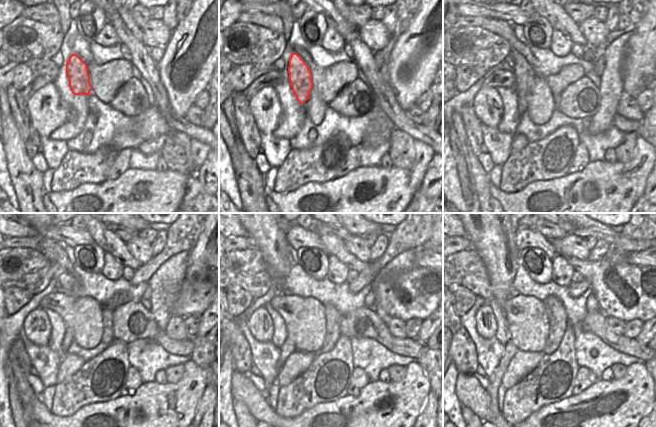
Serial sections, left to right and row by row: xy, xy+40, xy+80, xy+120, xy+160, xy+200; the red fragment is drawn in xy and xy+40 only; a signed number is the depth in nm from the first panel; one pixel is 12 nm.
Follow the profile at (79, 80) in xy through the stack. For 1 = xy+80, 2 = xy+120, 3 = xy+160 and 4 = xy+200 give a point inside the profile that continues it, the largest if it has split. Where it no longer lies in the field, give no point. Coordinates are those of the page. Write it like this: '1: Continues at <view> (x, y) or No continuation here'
1: Continues at xy+80 (524, 74)
2: Continues at xy+120 (68, 337)
3: Continues at xy+160 (288, 347)
4: Continues at xy+200 (495, 378).

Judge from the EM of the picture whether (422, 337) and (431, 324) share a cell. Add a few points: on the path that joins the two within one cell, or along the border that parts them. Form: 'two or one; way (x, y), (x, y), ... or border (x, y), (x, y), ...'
one; way (424, 334), (428, 327)

